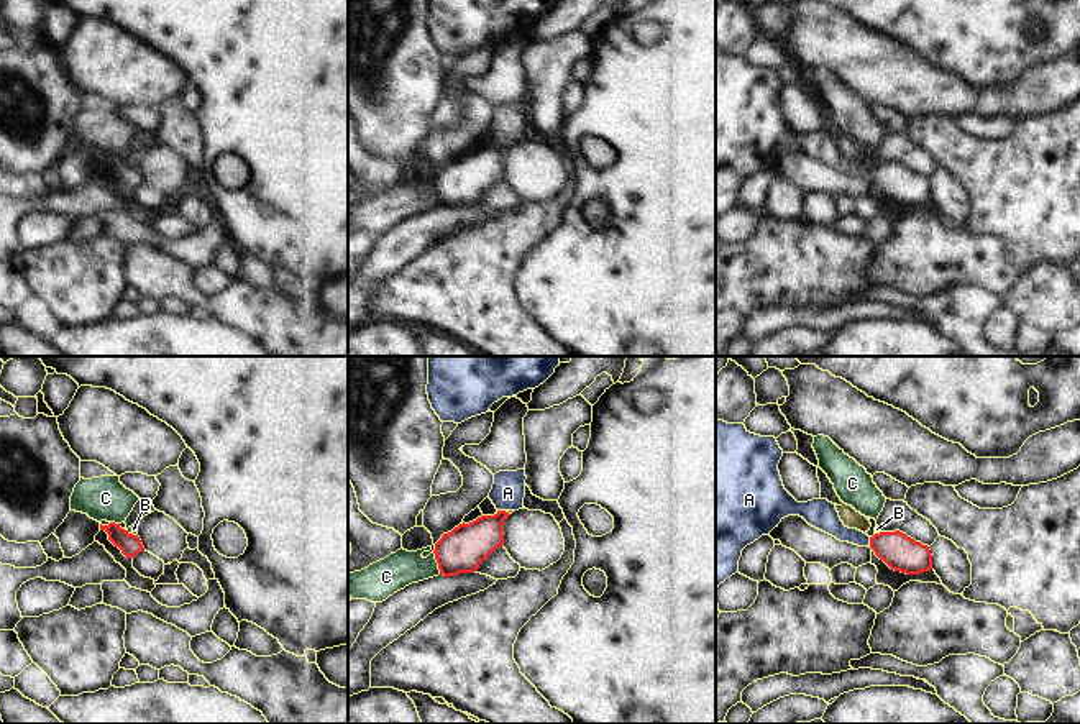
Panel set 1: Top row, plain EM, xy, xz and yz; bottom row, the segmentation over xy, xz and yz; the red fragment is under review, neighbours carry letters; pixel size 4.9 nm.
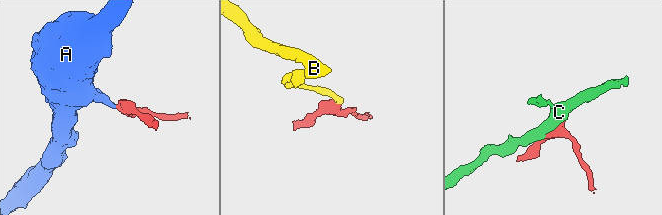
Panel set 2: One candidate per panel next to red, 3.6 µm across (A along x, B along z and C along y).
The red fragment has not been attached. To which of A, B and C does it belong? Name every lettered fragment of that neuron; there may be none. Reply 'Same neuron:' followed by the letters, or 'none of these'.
Same neuron: A

